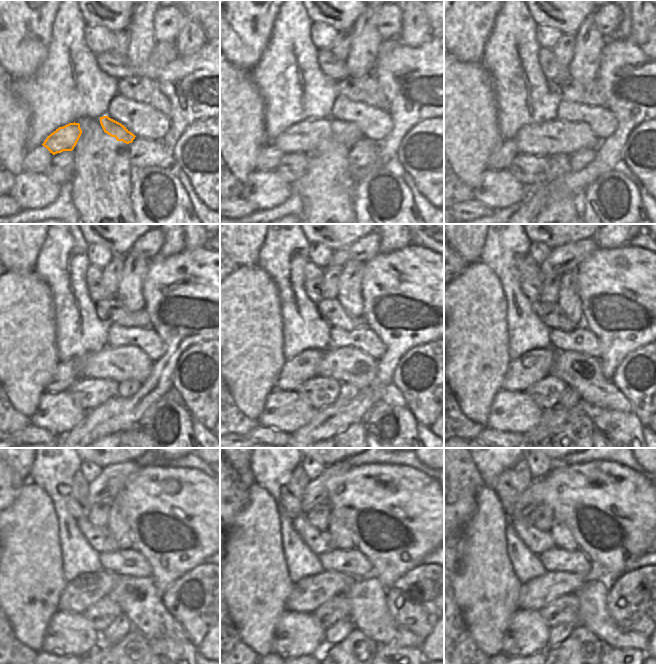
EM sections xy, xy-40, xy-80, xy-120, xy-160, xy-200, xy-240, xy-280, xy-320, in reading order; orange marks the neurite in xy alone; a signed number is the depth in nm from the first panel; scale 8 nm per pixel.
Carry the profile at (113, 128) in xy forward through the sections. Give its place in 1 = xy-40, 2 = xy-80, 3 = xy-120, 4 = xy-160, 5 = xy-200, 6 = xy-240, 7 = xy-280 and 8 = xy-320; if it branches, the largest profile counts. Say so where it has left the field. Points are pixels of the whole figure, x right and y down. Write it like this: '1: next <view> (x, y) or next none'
1: next xy-40 (304, 137)
2: next xy-80 (552, 137)
3: next xy-120 (127, 363)
4: next xy-160 (350, 365)
5: next xy-200 (581, 372)
6: next xy-240 (137, 597)
7: next xy-280 (369, 612)
8: next xy-320 (592, 597)

